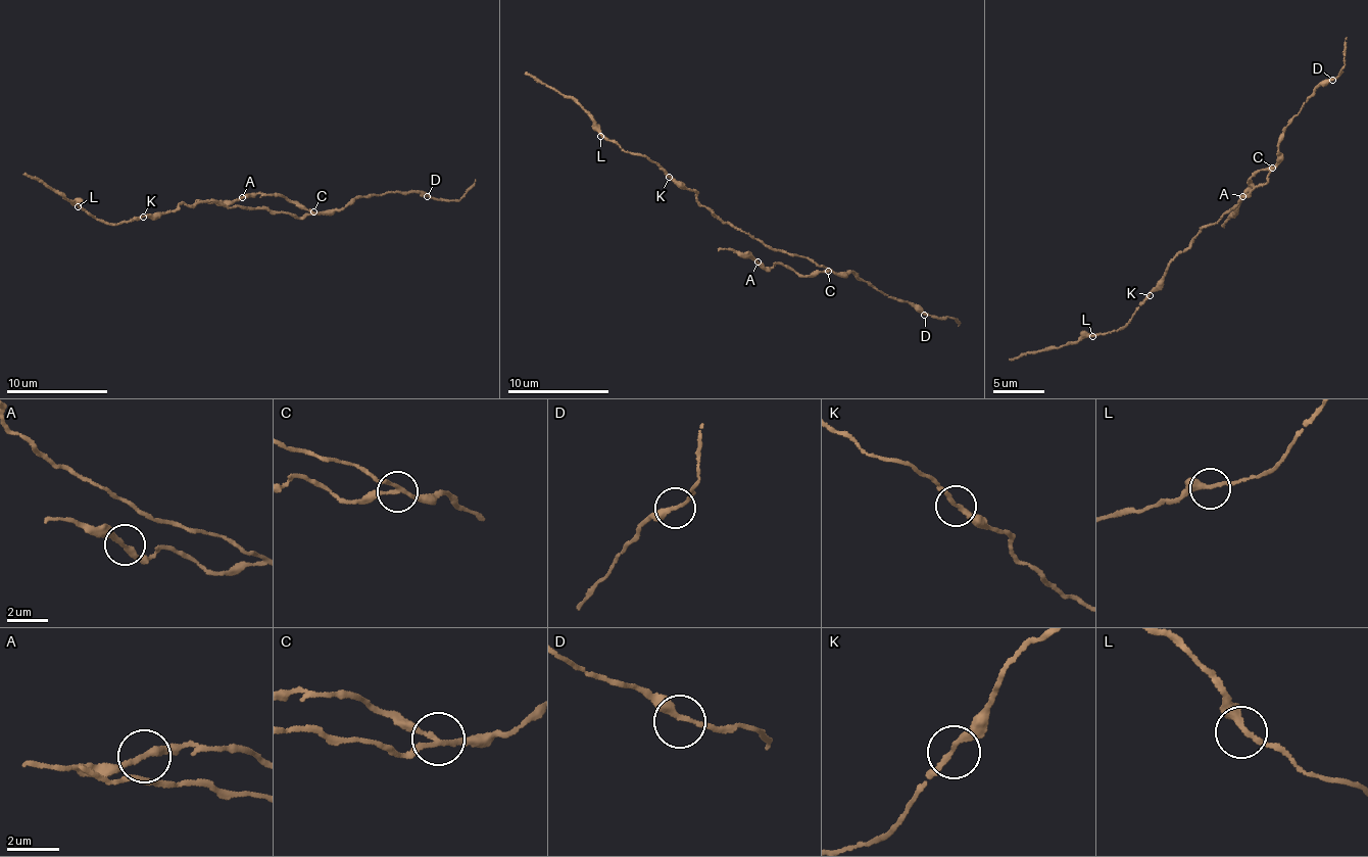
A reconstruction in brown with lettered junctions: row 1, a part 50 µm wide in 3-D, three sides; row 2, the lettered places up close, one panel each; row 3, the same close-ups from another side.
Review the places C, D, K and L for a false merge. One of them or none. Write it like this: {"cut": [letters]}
{"cut": ["C"]}

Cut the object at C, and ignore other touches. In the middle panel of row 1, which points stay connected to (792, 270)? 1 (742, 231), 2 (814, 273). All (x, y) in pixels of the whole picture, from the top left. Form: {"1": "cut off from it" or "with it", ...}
{"1": "cut off from it", "2": "with it"}

